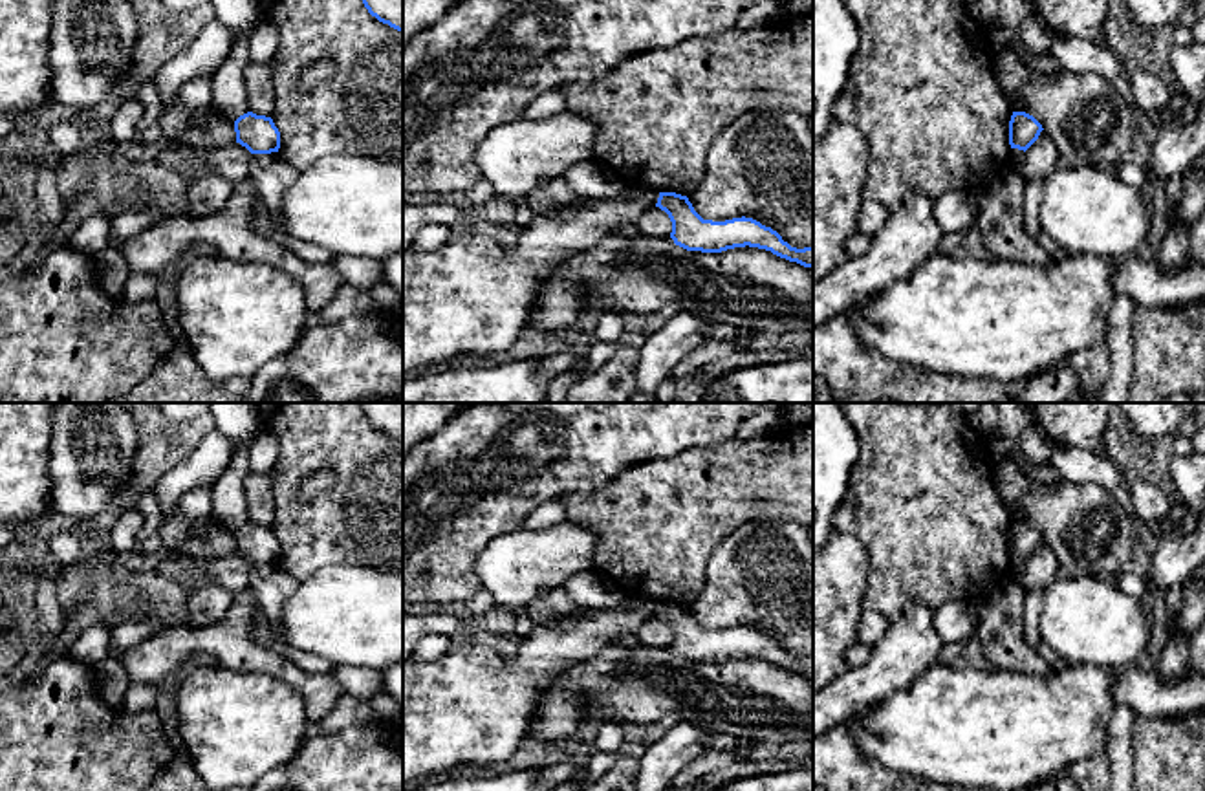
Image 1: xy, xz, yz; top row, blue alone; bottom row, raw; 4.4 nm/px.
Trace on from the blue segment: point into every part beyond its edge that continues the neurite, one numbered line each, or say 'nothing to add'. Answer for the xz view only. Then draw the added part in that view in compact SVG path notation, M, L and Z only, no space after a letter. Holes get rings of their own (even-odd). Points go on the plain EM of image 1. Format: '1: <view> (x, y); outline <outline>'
nothing to add

